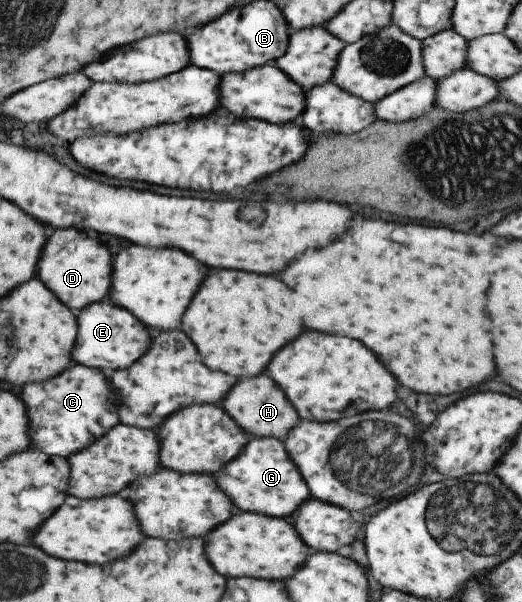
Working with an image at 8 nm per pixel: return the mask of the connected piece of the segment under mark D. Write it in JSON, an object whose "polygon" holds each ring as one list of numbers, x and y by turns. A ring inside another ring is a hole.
{"polygon":[[54,230,38,262,38,278,72,310,82,310,110,294,110,250,82,230]]}

